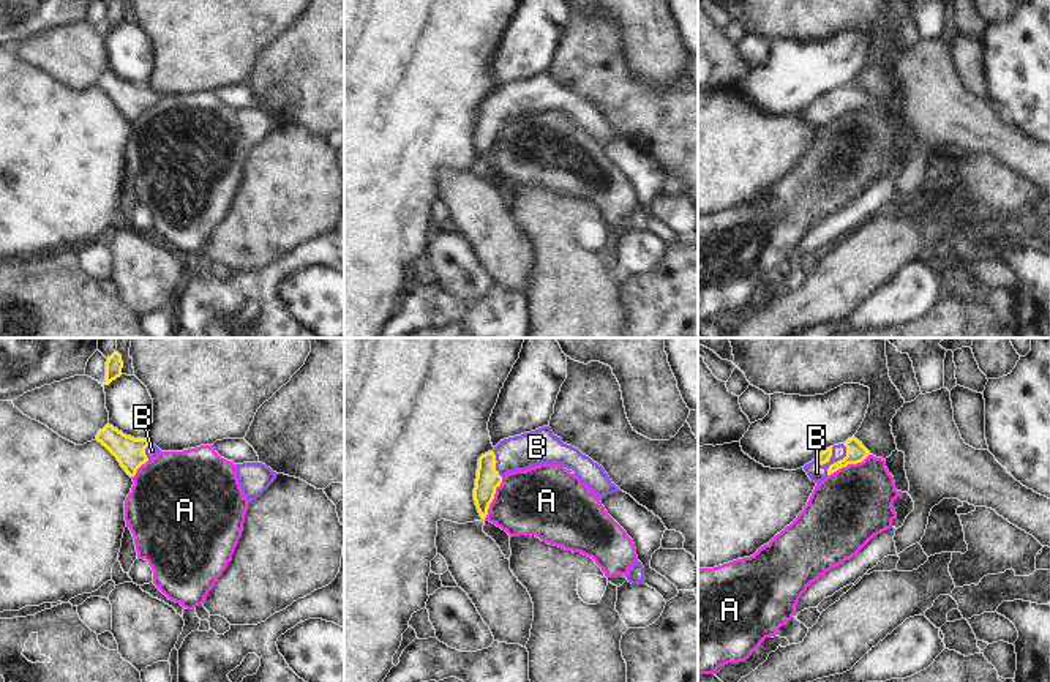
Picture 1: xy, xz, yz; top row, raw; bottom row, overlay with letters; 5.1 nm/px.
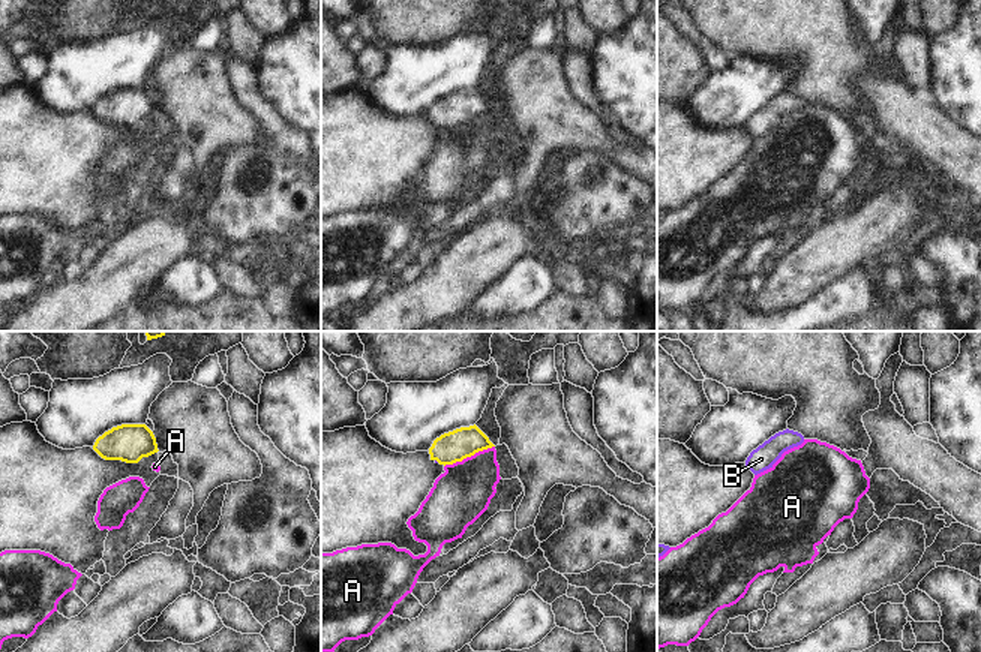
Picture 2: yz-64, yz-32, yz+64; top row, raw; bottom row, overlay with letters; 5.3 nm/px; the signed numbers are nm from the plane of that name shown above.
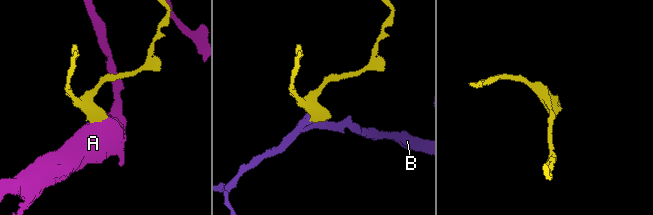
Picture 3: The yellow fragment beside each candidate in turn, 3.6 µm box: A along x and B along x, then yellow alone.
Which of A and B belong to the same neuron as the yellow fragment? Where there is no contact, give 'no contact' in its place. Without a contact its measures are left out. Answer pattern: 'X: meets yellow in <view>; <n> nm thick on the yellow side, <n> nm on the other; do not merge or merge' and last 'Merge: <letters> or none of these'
A: meets yellow in xz; 120 nm thick on the yellow side, 360 nm on the other; do not merge
B: meets yellow in yz; 100 nm thick on the yellow side, 90 nm on the other; merge
Merge: B

